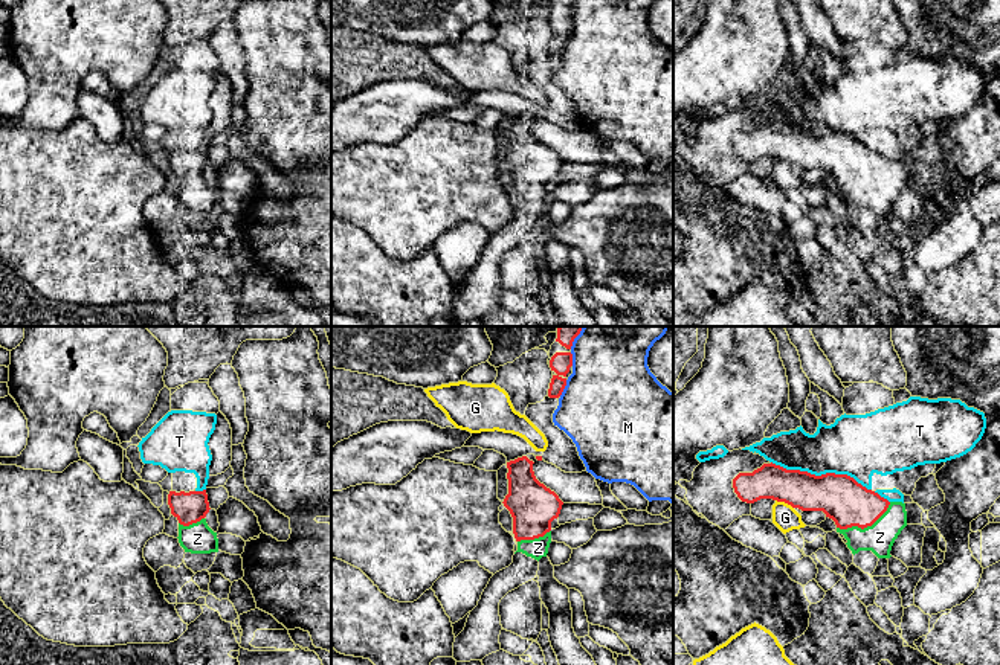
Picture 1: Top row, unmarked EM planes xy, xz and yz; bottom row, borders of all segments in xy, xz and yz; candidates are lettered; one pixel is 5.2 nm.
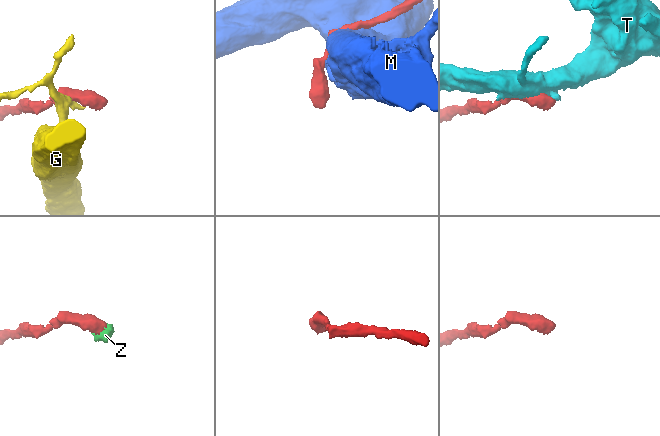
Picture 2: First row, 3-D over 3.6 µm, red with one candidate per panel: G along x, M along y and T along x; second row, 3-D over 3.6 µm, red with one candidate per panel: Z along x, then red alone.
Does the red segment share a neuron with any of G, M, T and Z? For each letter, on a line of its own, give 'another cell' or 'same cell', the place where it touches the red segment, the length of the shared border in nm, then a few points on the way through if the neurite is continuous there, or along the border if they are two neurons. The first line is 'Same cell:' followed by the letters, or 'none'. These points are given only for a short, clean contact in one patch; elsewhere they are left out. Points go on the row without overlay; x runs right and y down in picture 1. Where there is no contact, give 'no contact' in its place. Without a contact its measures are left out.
Same cell: Z
G: another cell; contact yz (785, 160); length 110 nm
M: another cell; contact xz (564, 46); length 100 nm
T: another cell; contact yz (822, 133); length 550 nm
Z: same cell; contact yz (864, 185); length 320 nm

